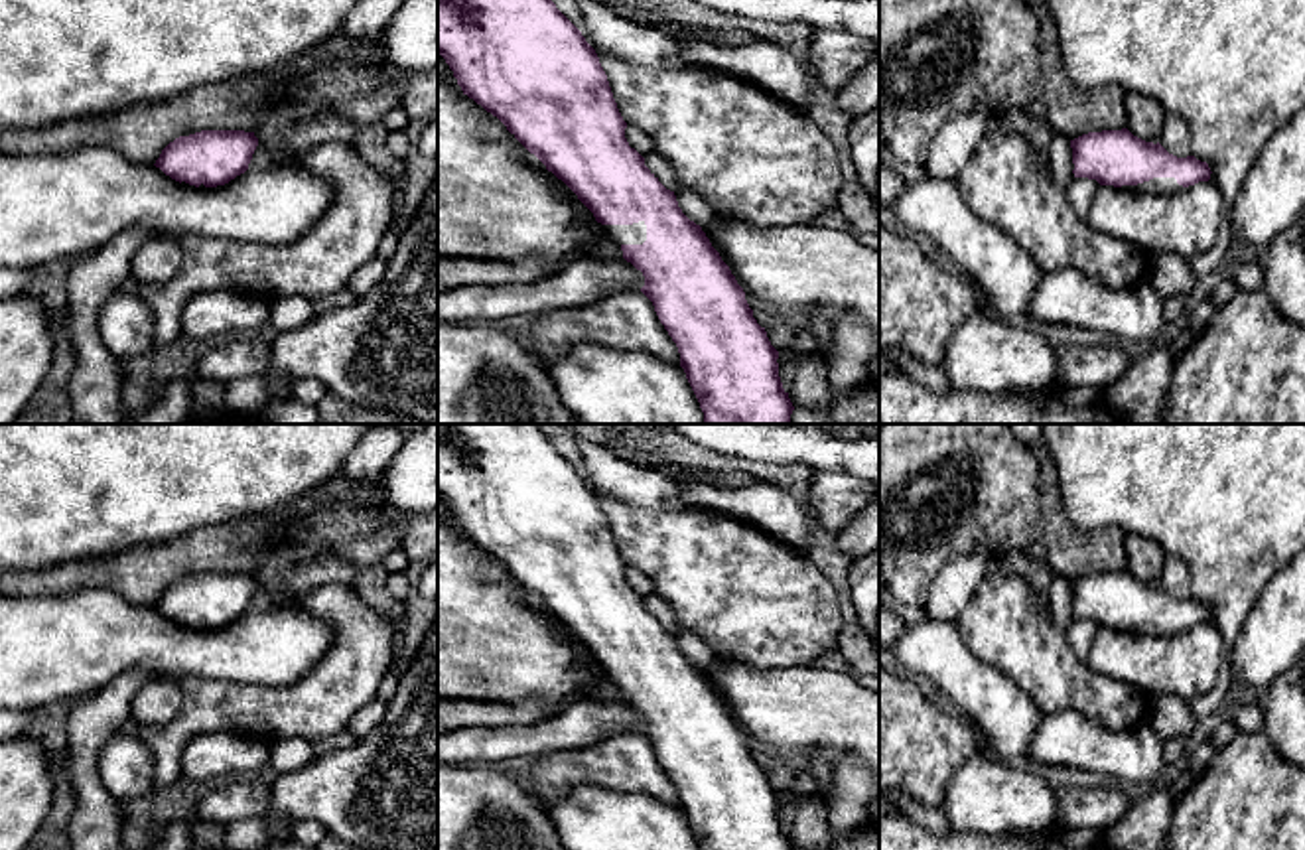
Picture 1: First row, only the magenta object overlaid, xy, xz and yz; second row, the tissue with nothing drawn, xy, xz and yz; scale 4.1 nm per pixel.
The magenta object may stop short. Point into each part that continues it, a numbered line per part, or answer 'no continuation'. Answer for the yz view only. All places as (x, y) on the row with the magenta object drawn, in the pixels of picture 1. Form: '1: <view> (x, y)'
1: yz (1158, 184)

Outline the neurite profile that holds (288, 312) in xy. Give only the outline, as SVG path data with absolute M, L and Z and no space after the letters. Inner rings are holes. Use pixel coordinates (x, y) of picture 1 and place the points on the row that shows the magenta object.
M284 296L268 302L268 306L268 321L274 325L278 333L302 327L315 316L311 300L304 296Z

